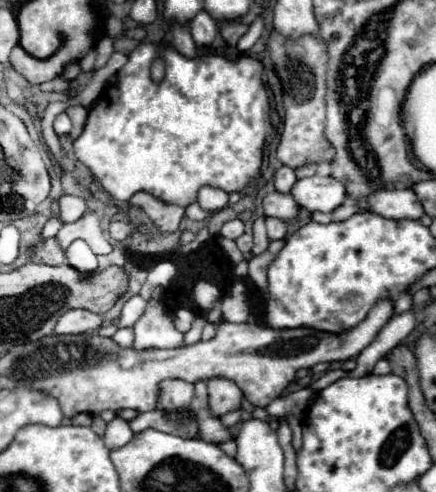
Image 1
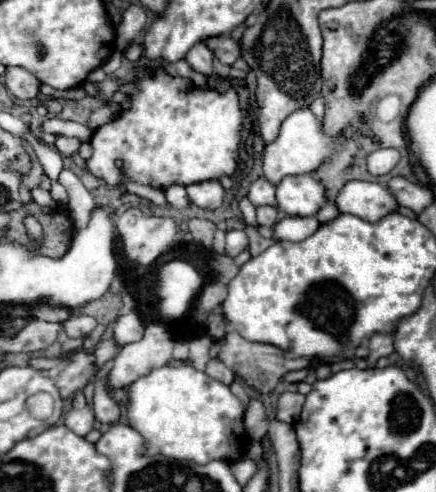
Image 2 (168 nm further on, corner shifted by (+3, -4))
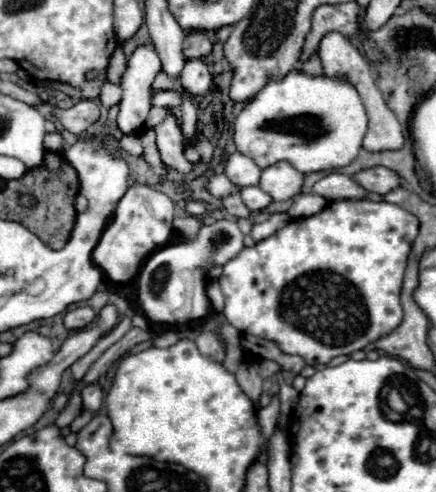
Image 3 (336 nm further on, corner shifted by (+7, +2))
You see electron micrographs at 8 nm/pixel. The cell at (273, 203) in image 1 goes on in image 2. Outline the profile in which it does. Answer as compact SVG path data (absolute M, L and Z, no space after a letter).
M256 180L250 186L248 200L254 206L276 206L276 188L268 180Z

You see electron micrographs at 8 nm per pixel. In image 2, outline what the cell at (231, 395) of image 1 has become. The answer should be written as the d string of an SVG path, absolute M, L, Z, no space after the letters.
M214 360L208 362L206 376L212 378L212 380L216 380L216 382L220 382L220 384L226 384L226 386L230 386L234 382L234 374L228 368L224 368L224 364L214 362Z

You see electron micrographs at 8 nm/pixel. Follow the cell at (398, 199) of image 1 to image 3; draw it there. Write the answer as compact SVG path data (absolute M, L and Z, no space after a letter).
M332 172L332 174L324 176L322 180L318 180L312 186L312 192L326 198L328 202L342 200L342 198L362 200L366 196L366 190L360 190L360 186L356 186L356 182L352 182L350 176L340 174L340 172Z

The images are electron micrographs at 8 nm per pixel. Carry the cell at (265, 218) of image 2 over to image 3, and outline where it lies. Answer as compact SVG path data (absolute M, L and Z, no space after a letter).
M246 186L246 188L240 188L240 194L242 194L244 204L246 204L252 212L260 212L260 210L268 208L268 204L272 202L270 194L262 192L260 186Z

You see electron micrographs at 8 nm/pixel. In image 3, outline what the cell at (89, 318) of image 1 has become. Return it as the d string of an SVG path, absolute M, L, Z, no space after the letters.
M78 306L64 316L64 326L68 330L82 330L88 324L92 324L94 318L96 318L96 312L90 306Z

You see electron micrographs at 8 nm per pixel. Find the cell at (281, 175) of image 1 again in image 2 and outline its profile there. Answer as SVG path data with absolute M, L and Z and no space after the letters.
M300 110L288 116L280 128L280 136L264 148L264 176L272 184L280 184L286 176L312 174L332 154L332 140L324 136L322 122L310 110Z

